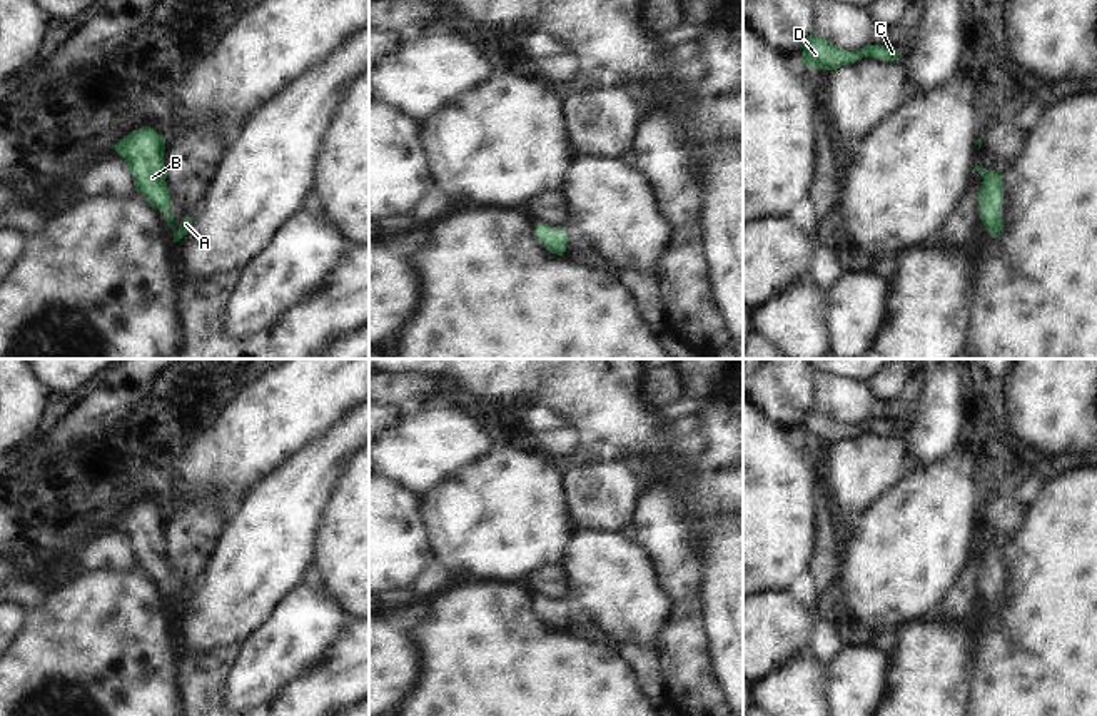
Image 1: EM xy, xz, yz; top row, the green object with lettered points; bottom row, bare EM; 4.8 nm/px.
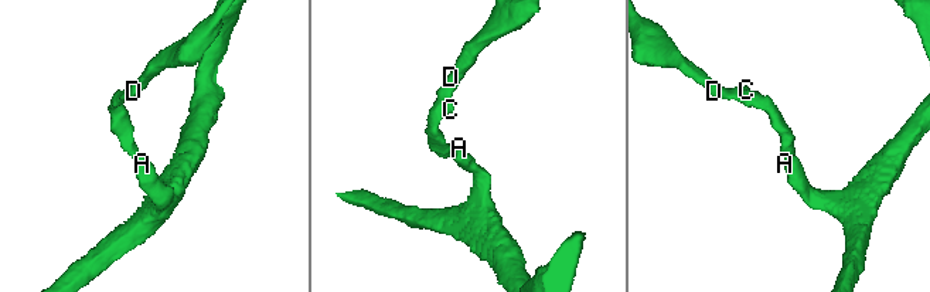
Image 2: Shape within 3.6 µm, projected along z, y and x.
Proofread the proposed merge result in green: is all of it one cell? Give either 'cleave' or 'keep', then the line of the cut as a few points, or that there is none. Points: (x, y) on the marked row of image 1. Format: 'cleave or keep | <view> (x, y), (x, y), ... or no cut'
keep | no cut

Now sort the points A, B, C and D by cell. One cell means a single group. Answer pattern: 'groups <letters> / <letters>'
groups A B C D

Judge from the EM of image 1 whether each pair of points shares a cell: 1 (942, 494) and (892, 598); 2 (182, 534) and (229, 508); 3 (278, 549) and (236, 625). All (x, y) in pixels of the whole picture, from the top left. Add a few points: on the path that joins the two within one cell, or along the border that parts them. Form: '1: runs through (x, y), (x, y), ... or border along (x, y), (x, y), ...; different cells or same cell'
1: runs through (927, 519), (894, 573); same cell
2: runs through (194, 528), (217, 513); same cell
3: runs through (259, 568), (241, 586), (236, 606); same cell

